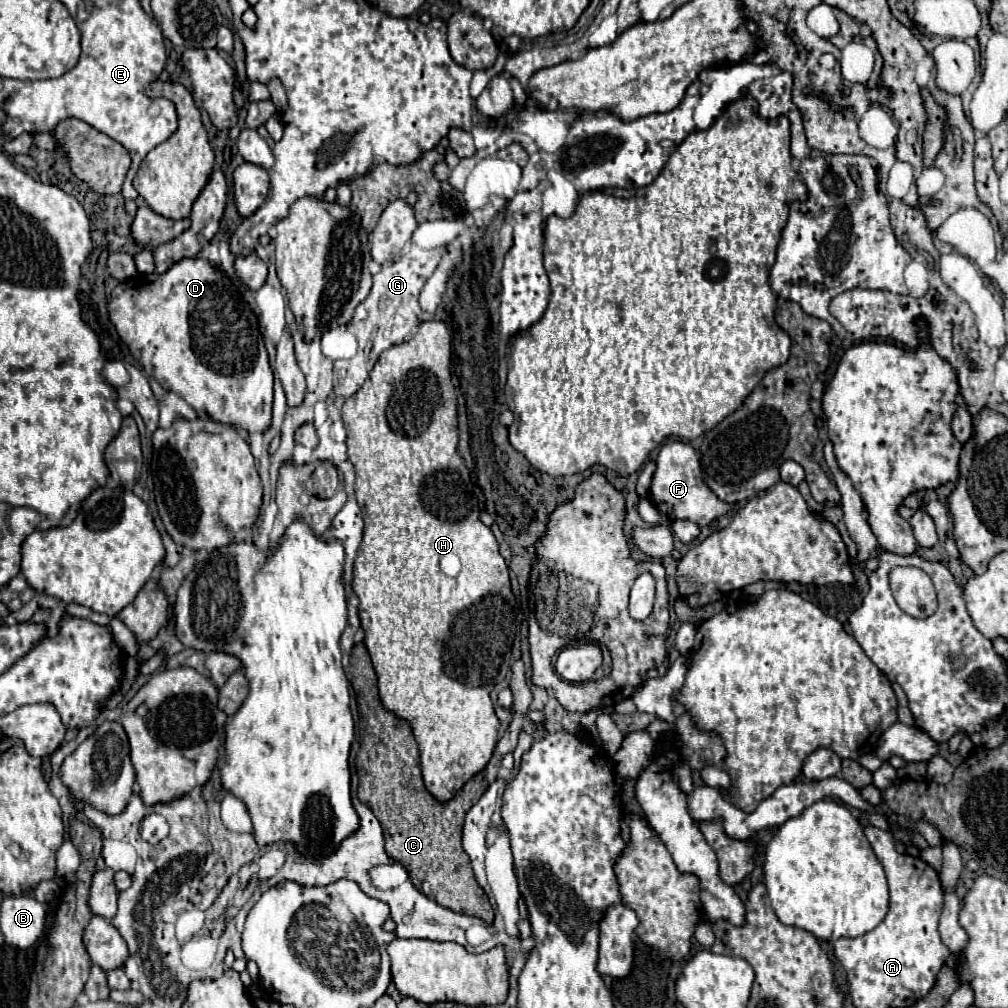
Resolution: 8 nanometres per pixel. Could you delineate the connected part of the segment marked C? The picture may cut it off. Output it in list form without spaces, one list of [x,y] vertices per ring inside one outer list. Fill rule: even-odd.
[[[364,643],[354,645],[350,655],[350,665],[352,665],[352,689],[356,693],[358,711],[360,711],[360,725],[368,733],[362,735],[362,751],[358,751],[356,755],[356,767],[360,771],[358,799],[366,803],[382,823],[384,837],[386,837],[386,853],[390,855],[390,859],[394,859],[408,871],[416,889],[420,889],[428,899],[456,913],[474,915],[484,919],[486,923],[492,923],[494,909],[490,901],[486,901],[484,889],[474,879],[470,859],[462,849],[462,825],[464,825],[464,815],[474,805],[474,799],[478,801],[488,789],[488,783],[496,781],[502,757],[506,753],[512,753],[518,745],[518,735],[522,731],[522,723],[528,713],[528,705],[532,701],[532,691],[526,685],[524,663],[516,661],[511,668],[512,681],[509,687],[514,693],[514,715],[508,731],[498,741],[496,751],[486,767],[486,777],[478,773],[448,803],[436,801],[426,791],[422,781],[422,771],[420,771],[418,745],[412,735],[412,727],[408,725],[406,719],[400,719],[388,709],[384,709],[378,697],[376,673],[372,669],[370,655]]]

